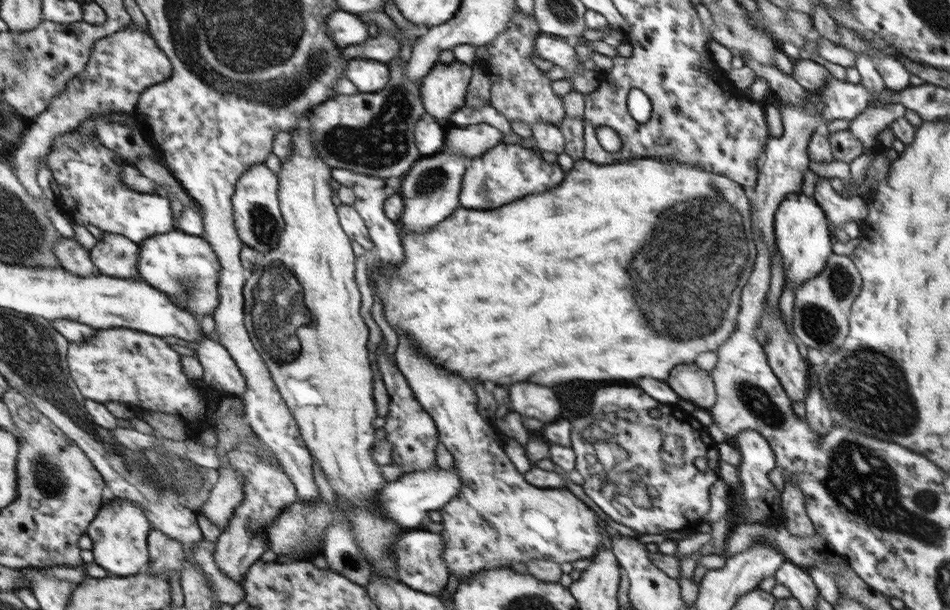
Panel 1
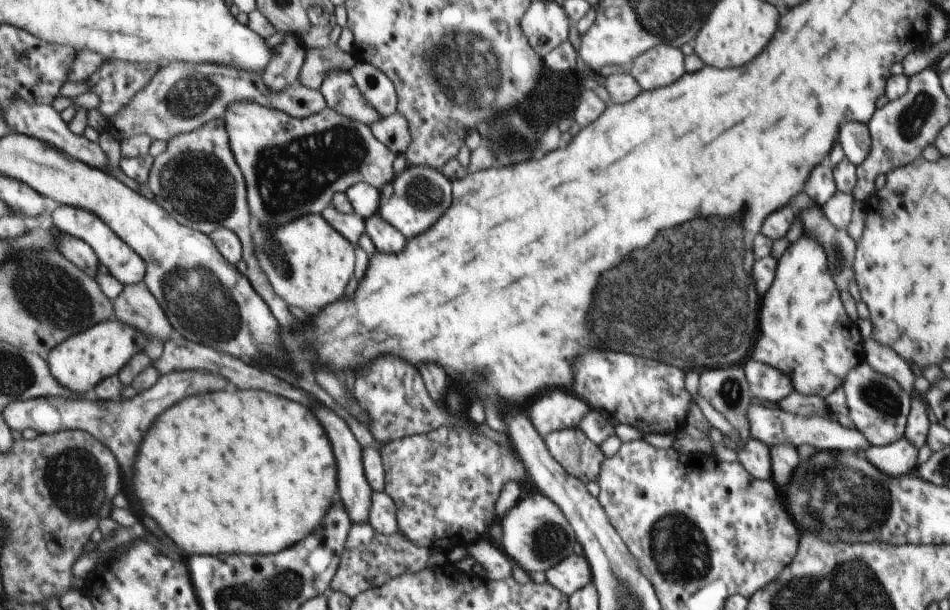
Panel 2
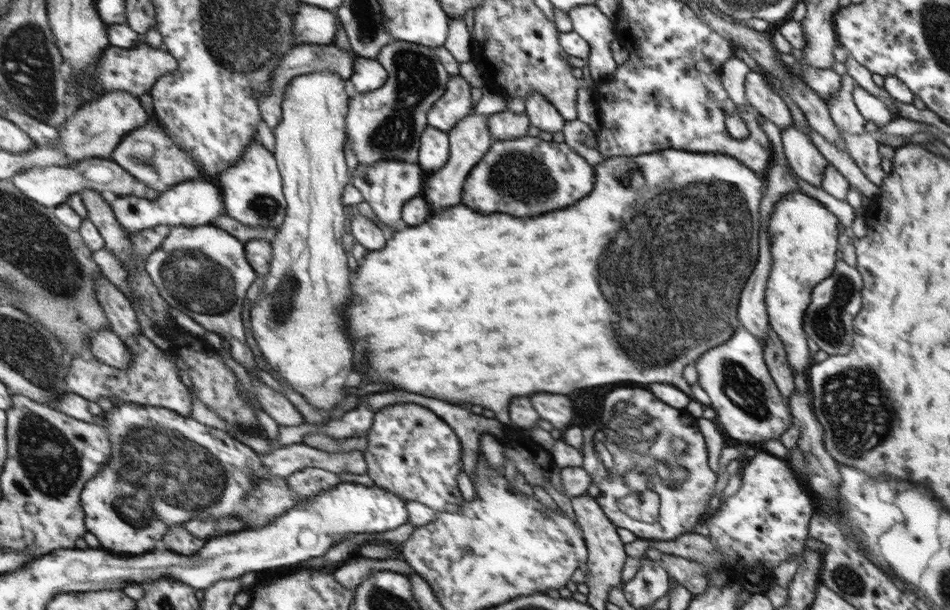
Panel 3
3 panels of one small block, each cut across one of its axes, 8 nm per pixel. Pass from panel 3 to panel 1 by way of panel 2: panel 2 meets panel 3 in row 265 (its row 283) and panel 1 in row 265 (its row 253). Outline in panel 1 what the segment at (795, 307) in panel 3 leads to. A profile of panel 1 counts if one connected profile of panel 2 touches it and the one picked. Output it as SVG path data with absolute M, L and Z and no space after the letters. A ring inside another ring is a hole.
M802 191L786 194L780 201L774 217L775 244L782 255L786 284L792 290L804 285L808 278L815 278L830 260L832 254L832 234L828 228L828 220L822 212L823 207L816 204L814 198L804 196Z

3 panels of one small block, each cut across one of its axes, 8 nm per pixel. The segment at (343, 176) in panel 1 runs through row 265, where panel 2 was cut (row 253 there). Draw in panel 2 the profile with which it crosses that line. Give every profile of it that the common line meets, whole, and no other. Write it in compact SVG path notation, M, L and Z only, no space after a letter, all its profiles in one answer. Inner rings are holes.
M376 214L365 219L367 224L367 234L372 239L376 252L382 254L400 254L403 252L404 246L407 246L407 237L402 231L396 230L390 222L386 222L384 218Z

